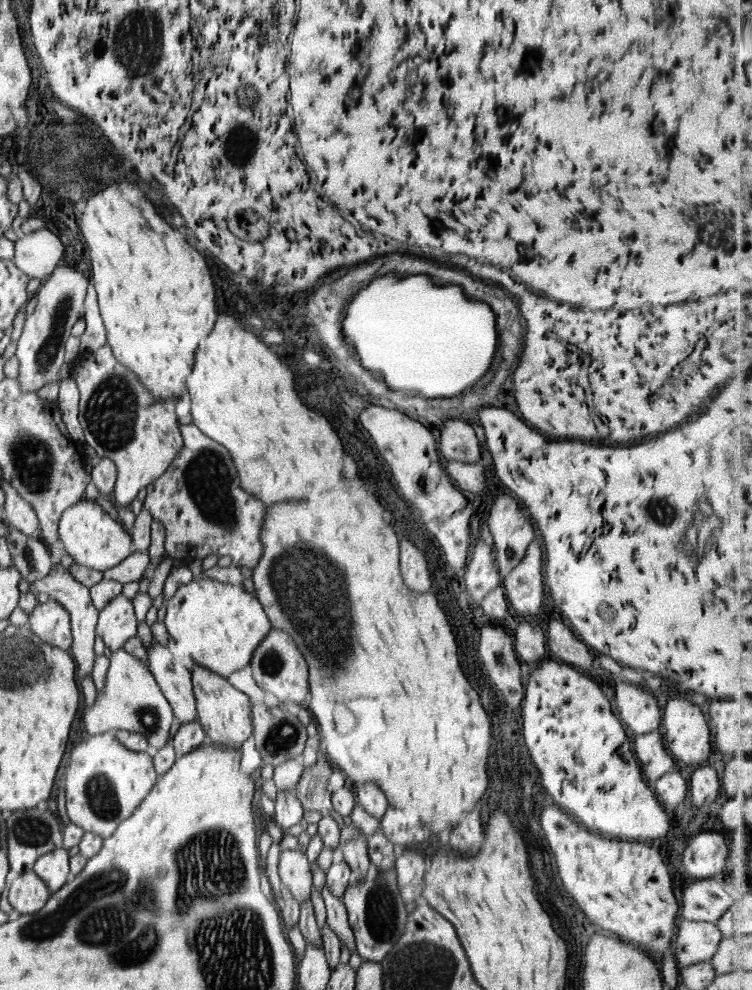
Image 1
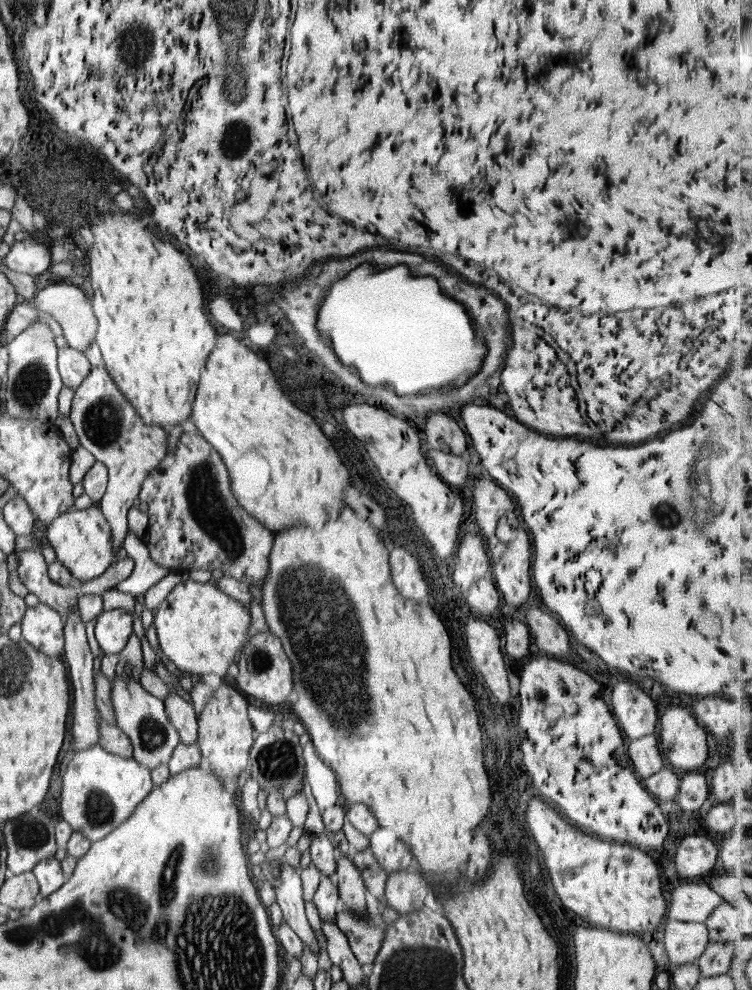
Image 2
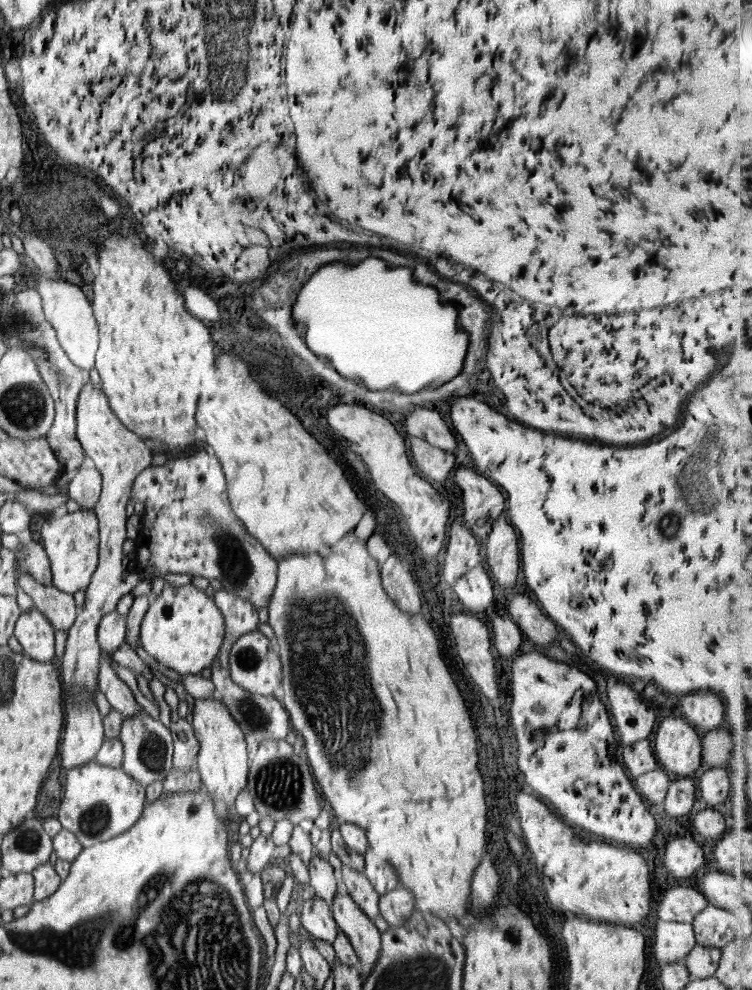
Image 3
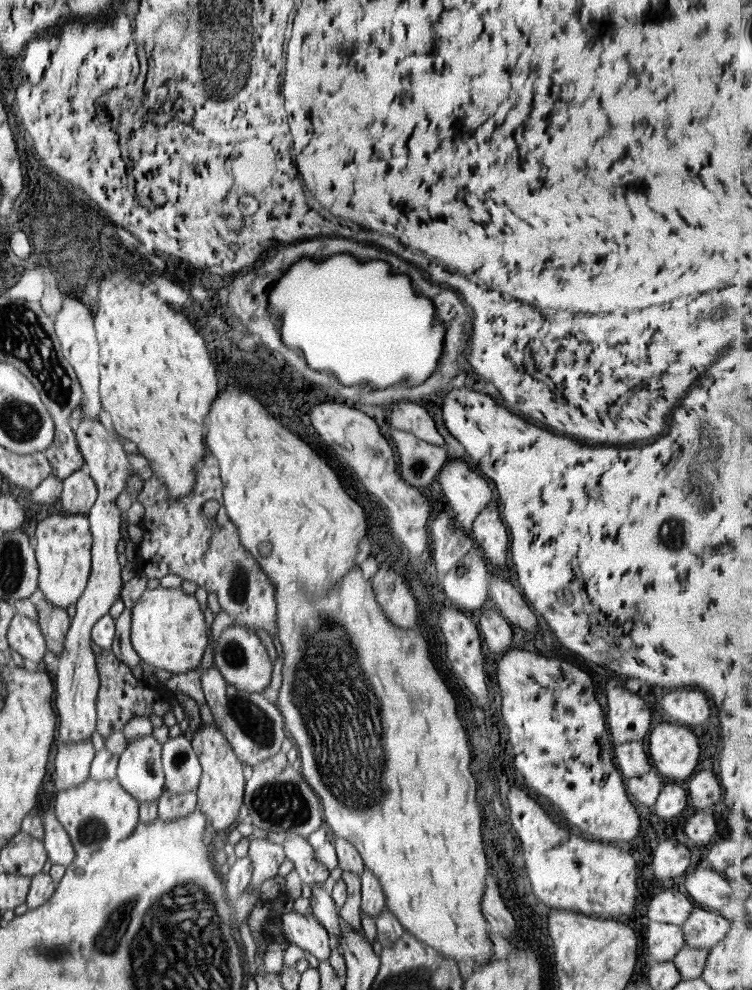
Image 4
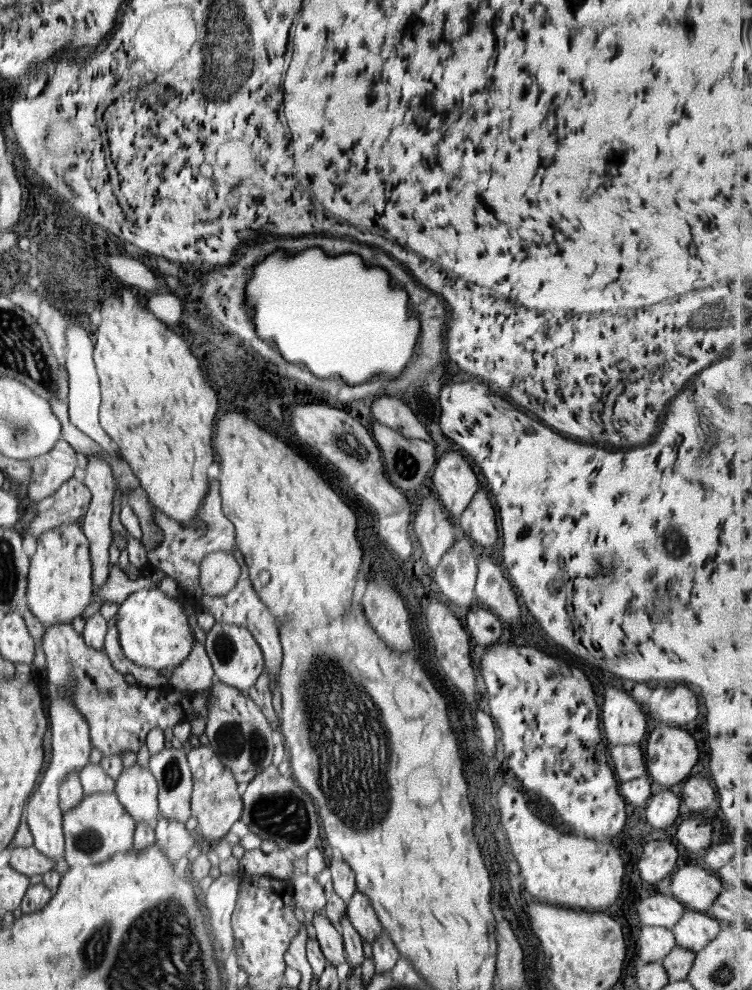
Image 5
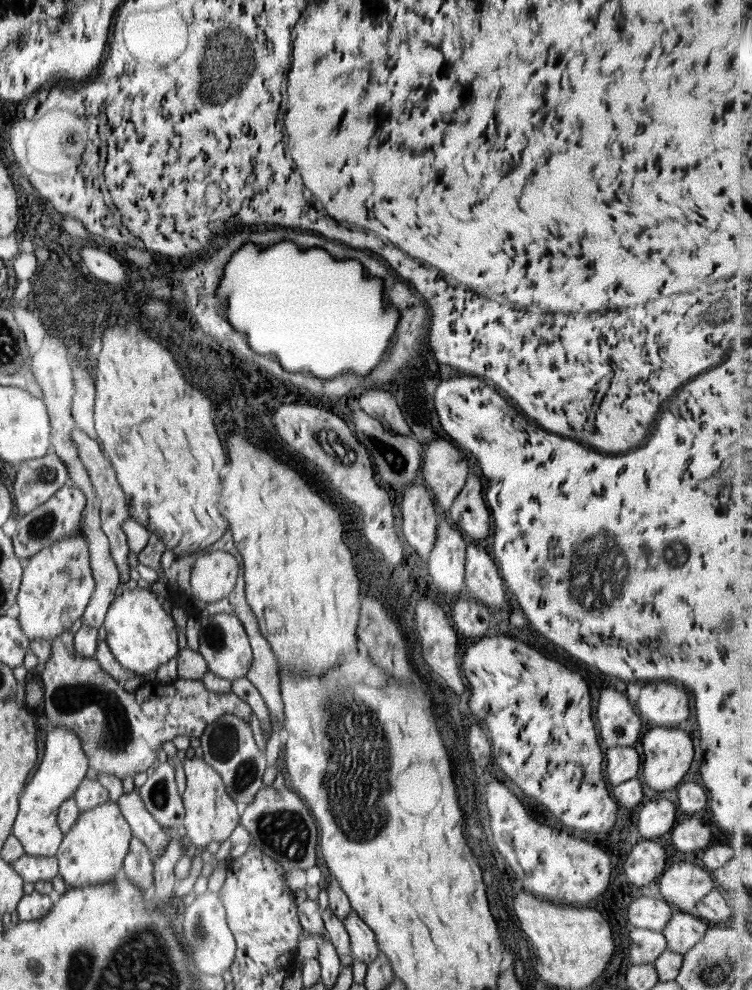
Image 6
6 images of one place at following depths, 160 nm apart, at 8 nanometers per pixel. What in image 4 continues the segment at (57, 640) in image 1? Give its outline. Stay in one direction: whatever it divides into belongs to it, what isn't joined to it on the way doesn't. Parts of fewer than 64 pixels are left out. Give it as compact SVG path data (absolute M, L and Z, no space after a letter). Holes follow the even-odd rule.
M16 612L9 624L7 639L10 648L21 654L24 660L42 663L47 642L37 620Z

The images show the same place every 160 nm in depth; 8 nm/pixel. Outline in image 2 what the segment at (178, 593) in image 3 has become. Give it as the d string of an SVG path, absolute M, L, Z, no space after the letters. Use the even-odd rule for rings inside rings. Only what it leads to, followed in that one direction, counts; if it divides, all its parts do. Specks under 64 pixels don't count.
M193 579L177 584L158 607L153 618L159 646L181 672L179 680L189 693L193 675L226 675L230 664L238 659L239 652L250 631L250 609L238 600L224 594L217 586Z

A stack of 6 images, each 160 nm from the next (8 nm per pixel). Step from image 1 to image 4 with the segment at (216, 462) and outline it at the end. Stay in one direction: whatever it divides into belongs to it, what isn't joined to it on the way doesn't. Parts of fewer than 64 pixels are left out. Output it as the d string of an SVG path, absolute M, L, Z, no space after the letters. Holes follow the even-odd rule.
M204 462L200 464L195 469L193 489L177 499L171 497L167 486L161 484L156 475L143 481L136 500L145 508L144 516L138 523L143 537L137 545L138 556L144 560L144 574L148 579L178 574L183 580L206 586L208 594L217 594L221 608L229 617L236 619L238 625L254 631L262 628L273 636L277 634L273 582L252 554L244 550L237 526L225 512L218 466L206 466ZM207 500L217 500L220 504L217 514L210 518L202 511Z

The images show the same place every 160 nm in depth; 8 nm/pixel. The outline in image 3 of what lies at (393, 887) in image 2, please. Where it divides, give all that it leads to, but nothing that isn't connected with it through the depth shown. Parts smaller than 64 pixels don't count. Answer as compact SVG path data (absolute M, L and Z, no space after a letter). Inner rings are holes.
M406 887L385 892L379 900L380 914L389 926L402 926L415 910L414 893Z

